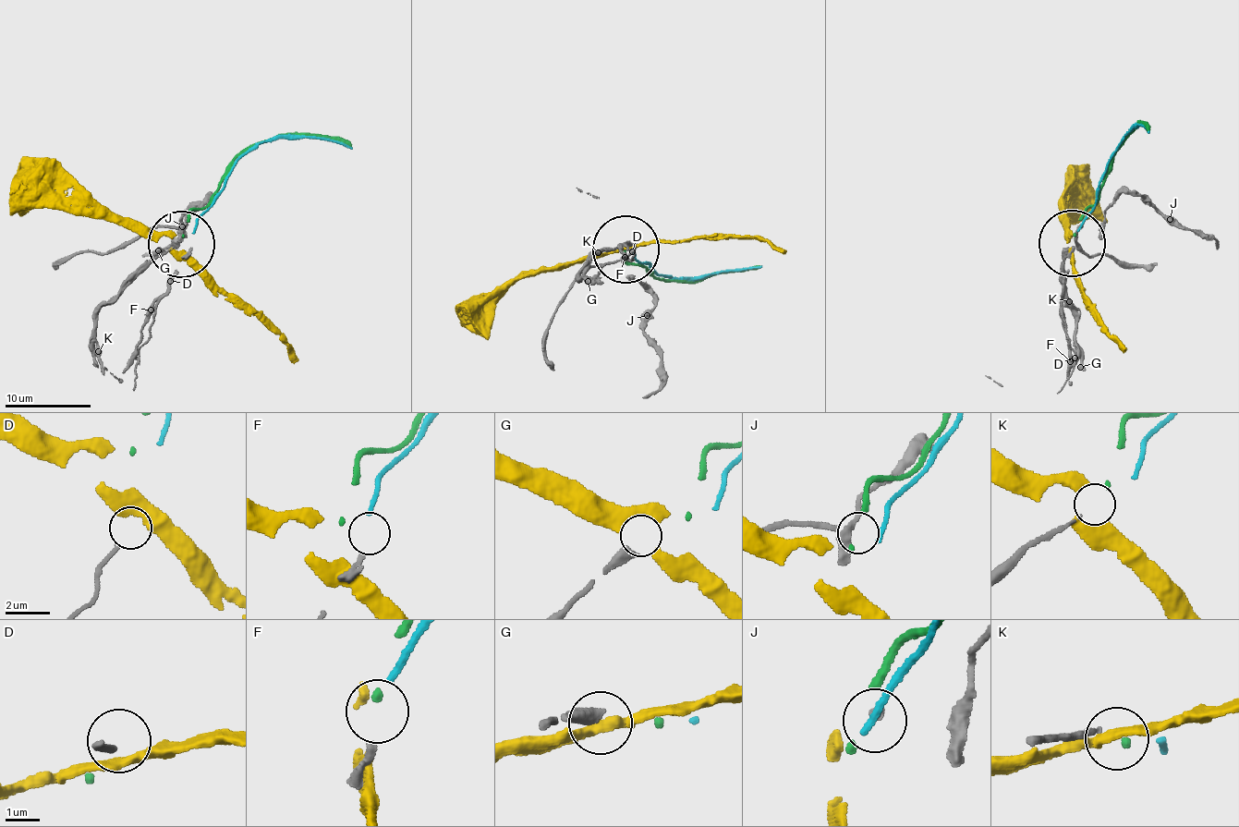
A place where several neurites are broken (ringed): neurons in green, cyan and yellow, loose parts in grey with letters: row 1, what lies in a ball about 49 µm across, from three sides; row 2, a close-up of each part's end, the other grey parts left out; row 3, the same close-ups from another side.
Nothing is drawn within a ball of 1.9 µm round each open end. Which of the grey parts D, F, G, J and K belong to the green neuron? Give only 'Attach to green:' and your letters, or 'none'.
Attach to green: K

